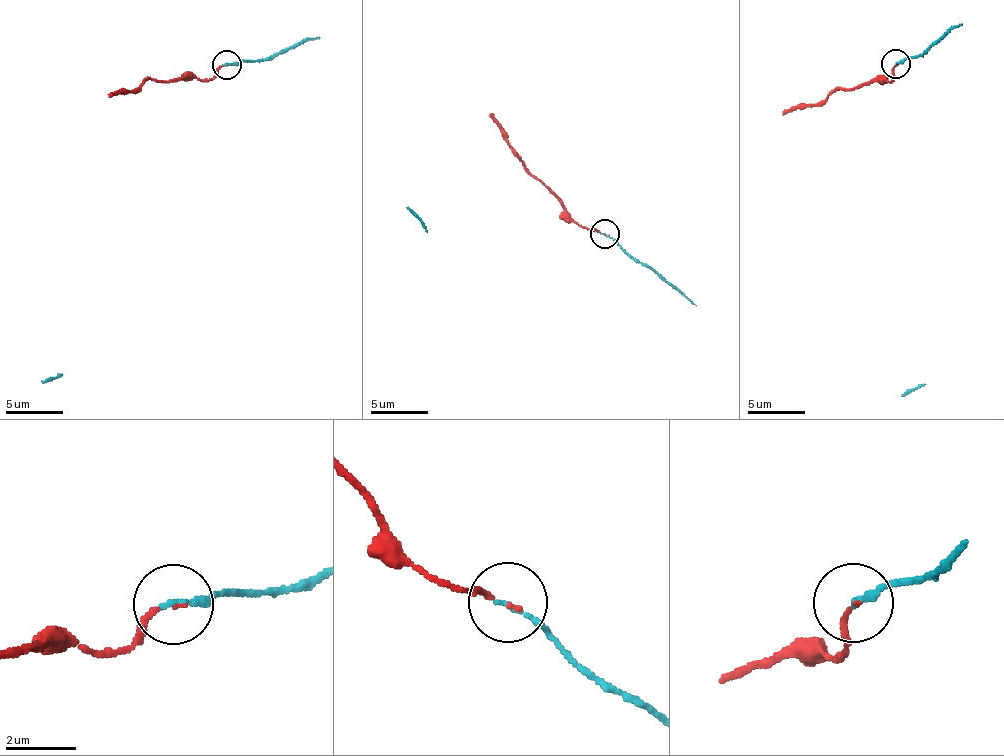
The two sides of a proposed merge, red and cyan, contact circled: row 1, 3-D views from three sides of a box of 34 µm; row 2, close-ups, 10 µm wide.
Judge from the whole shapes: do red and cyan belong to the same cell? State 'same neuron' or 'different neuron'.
same neuron

